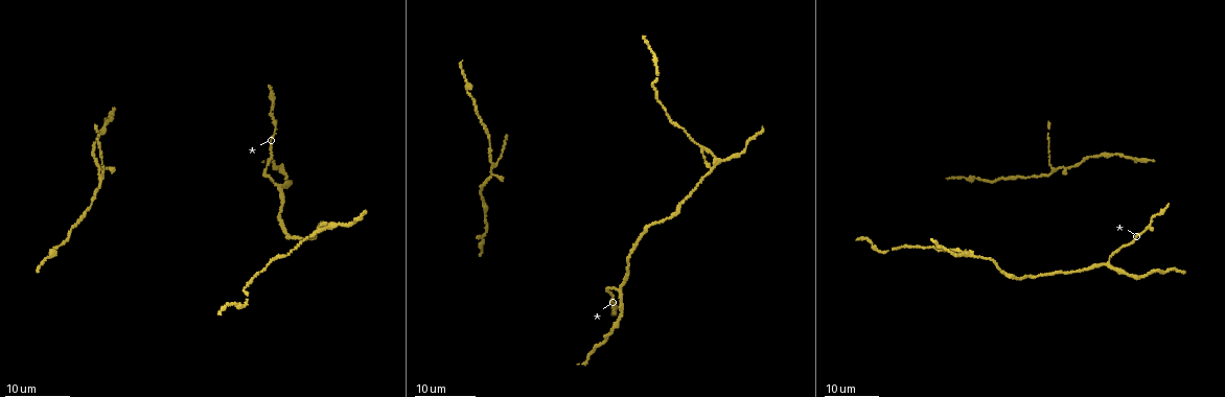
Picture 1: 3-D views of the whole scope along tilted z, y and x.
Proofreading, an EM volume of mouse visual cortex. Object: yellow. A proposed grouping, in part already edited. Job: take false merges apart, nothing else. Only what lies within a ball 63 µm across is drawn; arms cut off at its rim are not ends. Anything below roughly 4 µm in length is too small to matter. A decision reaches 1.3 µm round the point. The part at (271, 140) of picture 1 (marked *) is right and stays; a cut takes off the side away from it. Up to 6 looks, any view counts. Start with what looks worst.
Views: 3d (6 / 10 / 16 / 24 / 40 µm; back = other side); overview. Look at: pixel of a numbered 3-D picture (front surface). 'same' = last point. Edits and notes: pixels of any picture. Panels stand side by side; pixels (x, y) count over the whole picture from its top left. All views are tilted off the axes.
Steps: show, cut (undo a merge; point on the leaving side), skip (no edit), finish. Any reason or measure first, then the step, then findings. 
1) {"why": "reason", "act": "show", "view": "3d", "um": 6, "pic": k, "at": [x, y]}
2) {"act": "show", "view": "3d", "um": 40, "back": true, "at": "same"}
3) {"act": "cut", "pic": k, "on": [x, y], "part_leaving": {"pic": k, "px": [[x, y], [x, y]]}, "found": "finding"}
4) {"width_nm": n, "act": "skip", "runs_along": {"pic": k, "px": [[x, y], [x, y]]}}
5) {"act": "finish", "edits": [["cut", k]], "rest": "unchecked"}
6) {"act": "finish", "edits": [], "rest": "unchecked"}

{"act": "show", "view": "3d", "um": 16, "pic": 1, "at": [332, 227]}

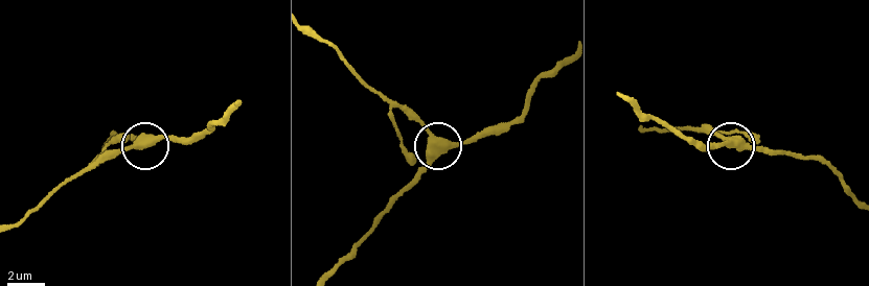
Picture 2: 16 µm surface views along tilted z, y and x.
{"why": "zoom in", "act": "show", "view": "3d", "um": 6, "pic": 2, "at": [440, 143]}

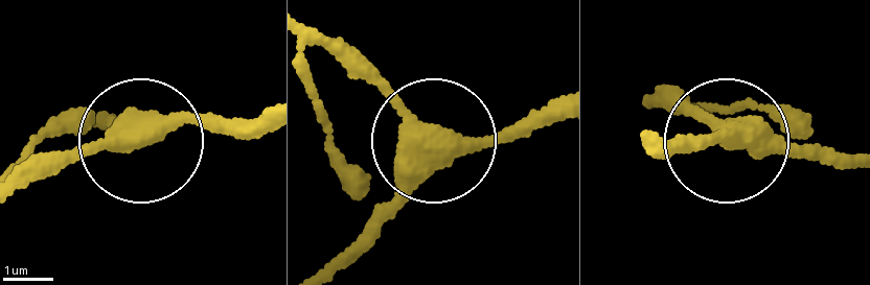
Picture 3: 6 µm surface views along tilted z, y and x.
{"width_nm": 400, "act": "skip", "runs_along": {"pic": 3, "px": [[327, 266], [426, 155], [559, 119]]}, "found": "one neuron here"}

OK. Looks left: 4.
{"why": "arms part here", "act": "show", "view": "3d", "um": 16, "pic": 1, "at": [619, 291]}

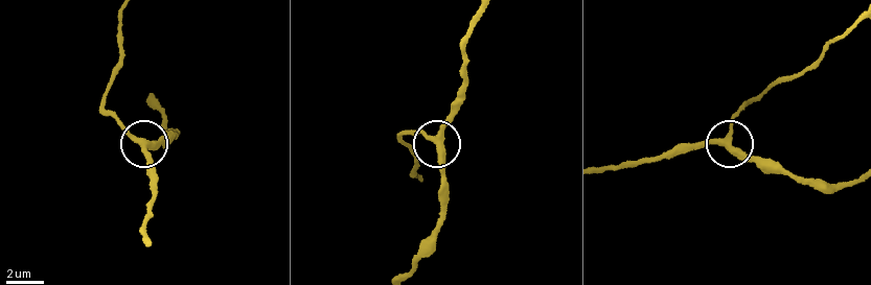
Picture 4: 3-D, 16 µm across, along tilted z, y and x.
{"act": "show", "view": "3d", "um": 10, "pic": 4, "at": [723, 142]}

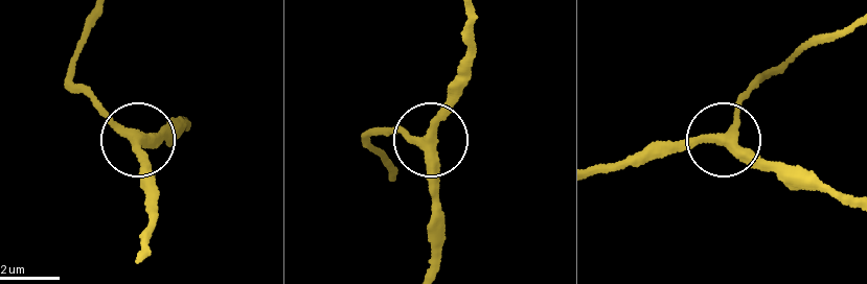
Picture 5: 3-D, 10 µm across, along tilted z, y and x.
{"arms": 3, "act": "skip", "found": "continuous, no second neuron"}

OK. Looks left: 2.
{"why": "arms part here", "act": "show", "view": "3d", "um": 24, "pic": 1, "at": [1054, 171]}

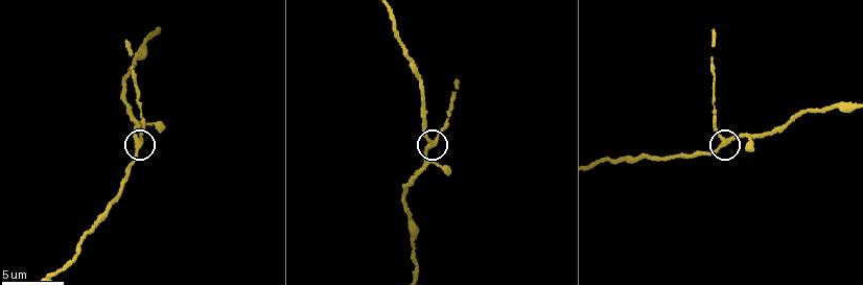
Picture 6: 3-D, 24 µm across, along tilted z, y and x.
{"act": "show", "view": "3d", "um": 10, "pic": 6, "at": [139, 140]}

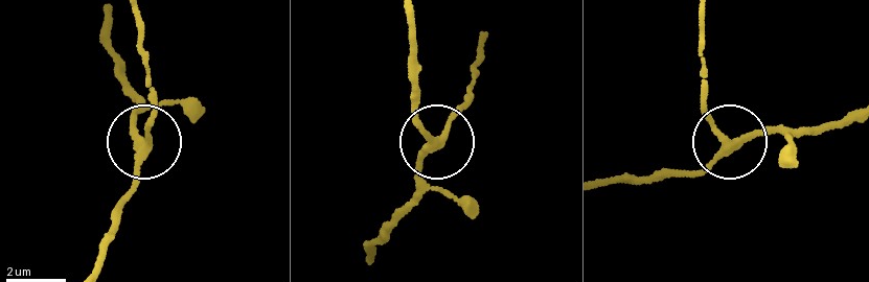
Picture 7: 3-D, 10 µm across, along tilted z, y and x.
{"width_nm": 240, "act": "skip", "found": "one neuron here"}

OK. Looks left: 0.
{"act": "finish", "edits": [], "rest": "unchecked"}

